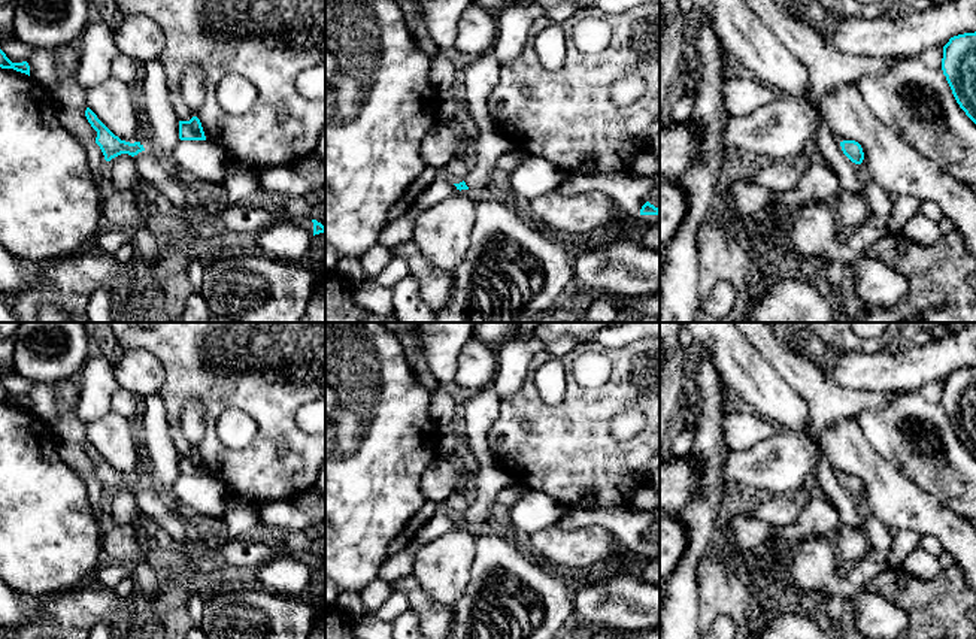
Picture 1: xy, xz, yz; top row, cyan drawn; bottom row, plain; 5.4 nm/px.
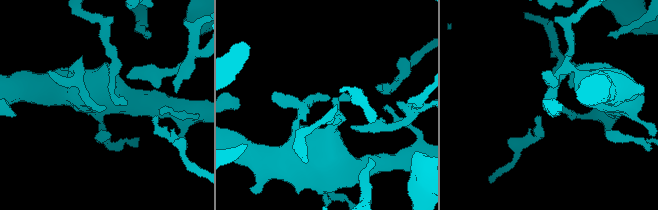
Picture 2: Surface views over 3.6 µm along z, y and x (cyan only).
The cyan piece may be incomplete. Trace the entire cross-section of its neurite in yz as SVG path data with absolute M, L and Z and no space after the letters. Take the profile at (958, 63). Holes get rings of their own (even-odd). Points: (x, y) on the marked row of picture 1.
M976 31L949 39L943 46L942 70L957 103L976 124Z

